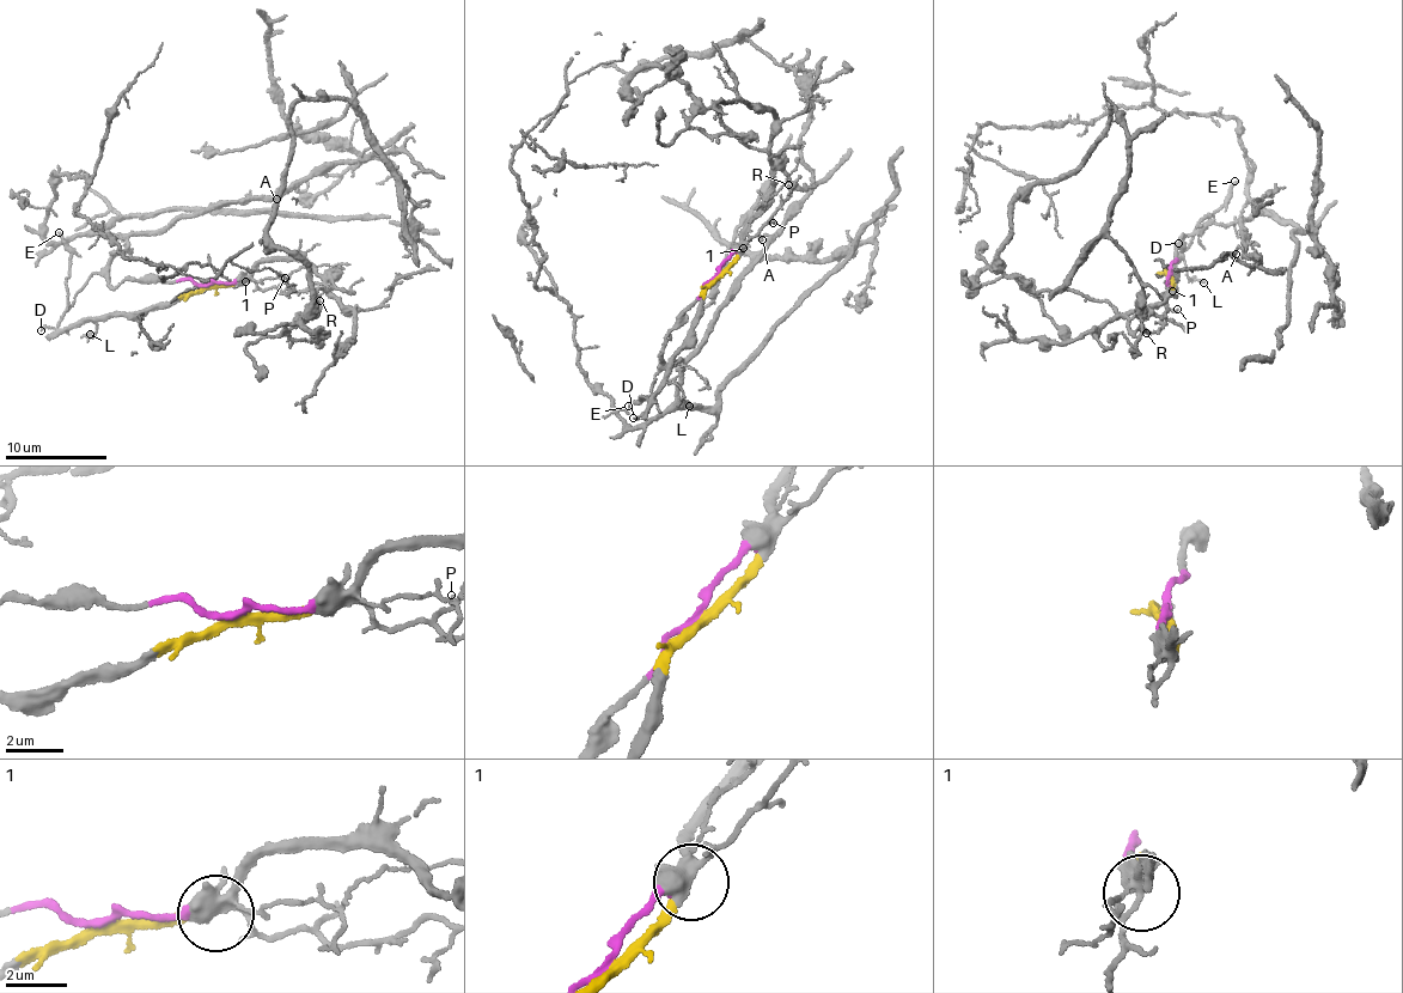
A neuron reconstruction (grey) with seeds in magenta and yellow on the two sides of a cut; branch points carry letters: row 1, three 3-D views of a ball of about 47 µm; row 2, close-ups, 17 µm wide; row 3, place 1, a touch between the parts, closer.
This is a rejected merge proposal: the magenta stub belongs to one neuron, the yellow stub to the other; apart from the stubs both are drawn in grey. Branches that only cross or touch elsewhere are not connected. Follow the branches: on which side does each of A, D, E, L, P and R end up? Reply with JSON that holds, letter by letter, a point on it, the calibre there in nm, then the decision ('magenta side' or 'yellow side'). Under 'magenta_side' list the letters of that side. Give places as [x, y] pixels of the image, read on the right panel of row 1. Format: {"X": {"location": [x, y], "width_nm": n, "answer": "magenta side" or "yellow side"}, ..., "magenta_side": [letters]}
{"A": {"location": [1236, 254], "width_nm": 130, "answer": "magenta side"}, "D": {"location": [1178, 243], "width_nm": 130, "answer": "yellow side"}, "E": {"location": [1234, 181], "width_nm": 180, "answer": "yellow side"}, "L": {"location": [1203, 282], "width_nm": 130, "answer": "yellow side"}, "P": {"location": [1177, 309], "width_nm": 100, "answer": "yellow side"}, "R": {"location": [1146, 333], "width_nm": 160, "answer": "yellow side"}, "magenta_side": ["A"]}

